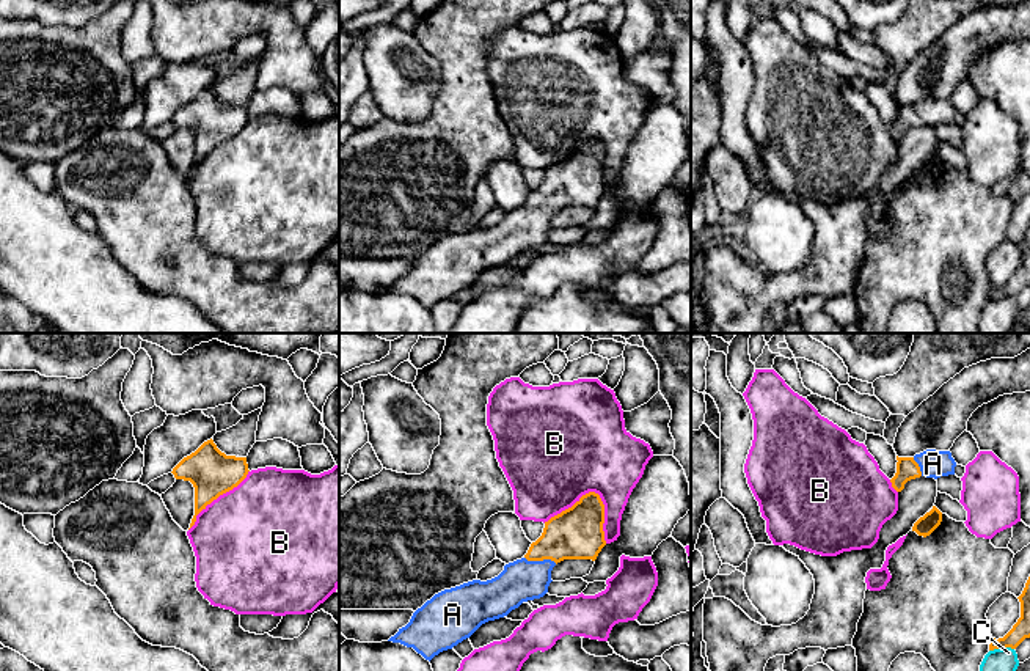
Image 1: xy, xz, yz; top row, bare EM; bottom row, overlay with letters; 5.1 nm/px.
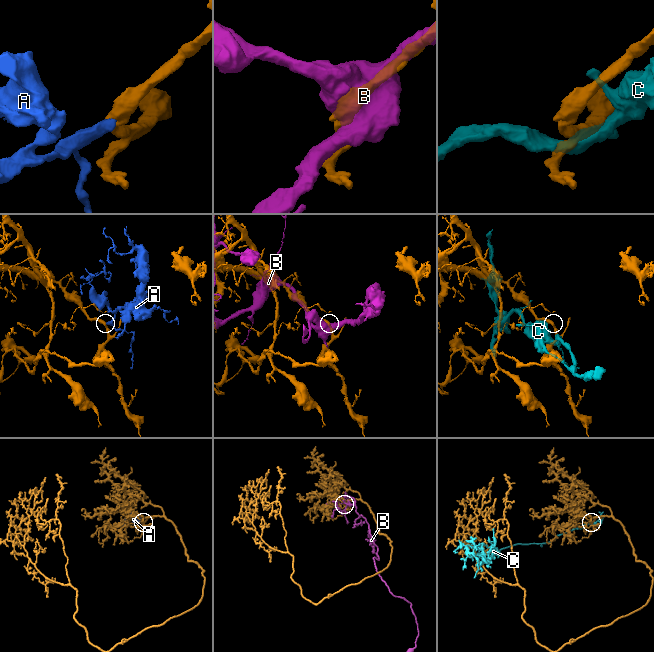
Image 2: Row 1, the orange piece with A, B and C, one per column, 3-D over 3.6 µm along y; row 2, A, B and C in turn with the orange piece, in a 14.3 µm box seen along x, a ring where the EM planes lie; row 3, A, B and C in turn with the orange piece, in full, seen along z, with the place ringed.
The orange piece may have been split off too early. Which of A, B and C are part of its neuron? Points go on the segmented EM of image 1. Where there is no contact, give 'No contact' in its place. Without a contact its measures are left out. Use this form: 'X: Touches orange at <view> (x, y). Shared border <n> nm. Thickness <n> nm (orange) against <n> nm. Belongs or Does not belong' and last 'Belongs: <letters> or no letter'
A: Touches orange at xz (540, 560). Shared border 170 nm. Thickness 280 nm (orange) against 220 nm. Belongs
B: Touches orange at xz (594, 492). Shared border 340 nm. Thickness 280 nm (orange) against 480 nm. Does not belong
C: Touches orange at yz (1000, 648). Shared border 130 nm. Thickness 90 nm (orange) against 110 nm. Does not belong
Belongs: A

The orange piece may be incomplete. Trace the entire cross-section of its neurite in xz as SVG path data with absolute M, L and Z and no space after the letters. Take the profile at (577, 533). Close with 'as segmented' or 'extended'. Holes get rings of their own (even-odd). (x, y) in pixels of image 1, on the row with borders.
M583 495L572 508L545 522L542 536L521 559L506 564L491 580L473 580L435 594L388 641L413 647L430 662L469 638L482 624L507 616L523 602L543 597L557 563L595 561L606 545L603 523L600 495Z | extended

